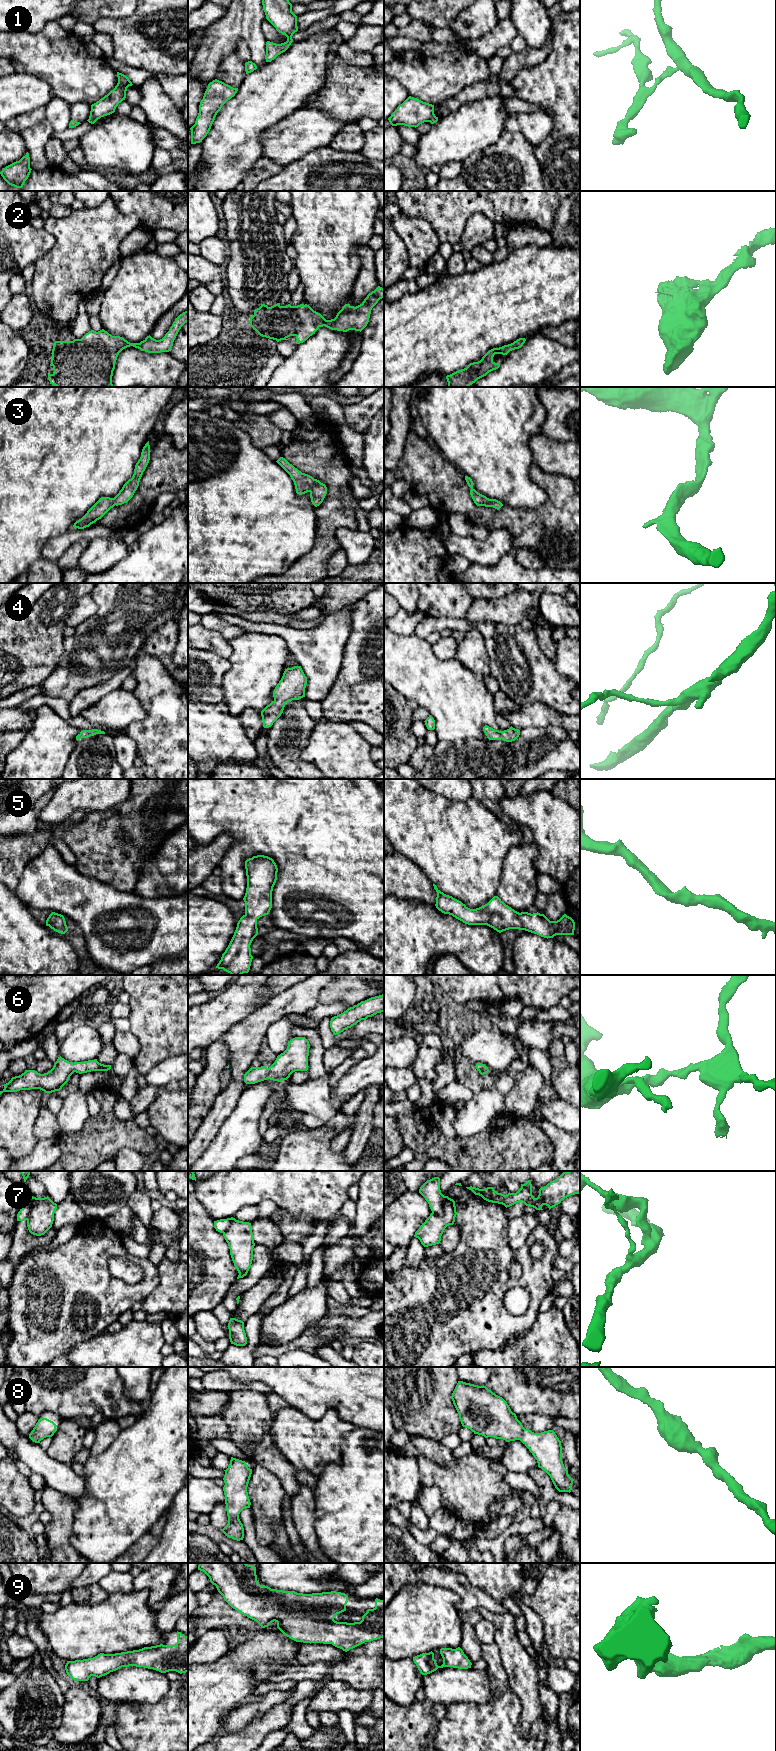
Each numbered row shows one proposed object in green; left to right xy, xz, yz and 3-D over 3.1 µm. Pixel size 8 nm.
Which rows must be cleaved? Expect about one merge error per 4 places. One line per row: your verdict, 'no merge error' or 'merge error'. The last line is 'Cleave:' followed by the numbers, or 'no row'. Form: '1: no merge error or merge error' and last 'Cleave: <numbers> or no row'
1: merge error
2: no merge error
3: no merge error
4: no merge error
5: no merge error
6: no merge error
7: merge error
8: no merge error
9: no merge error
Cleave: 1, 7

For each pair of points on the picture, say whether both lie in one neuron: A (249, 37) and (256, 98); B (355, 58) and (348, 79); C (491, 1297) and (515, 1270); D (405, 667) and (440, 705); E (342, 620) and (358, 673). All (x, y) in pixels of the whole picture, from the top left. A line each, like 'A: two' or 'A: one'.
A: two
B: two
C: two
D: one
E: two

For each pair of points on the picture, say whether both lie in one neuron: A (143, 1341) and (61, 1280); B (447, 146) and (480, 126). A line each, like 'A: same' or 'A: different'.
A: different
B: same

